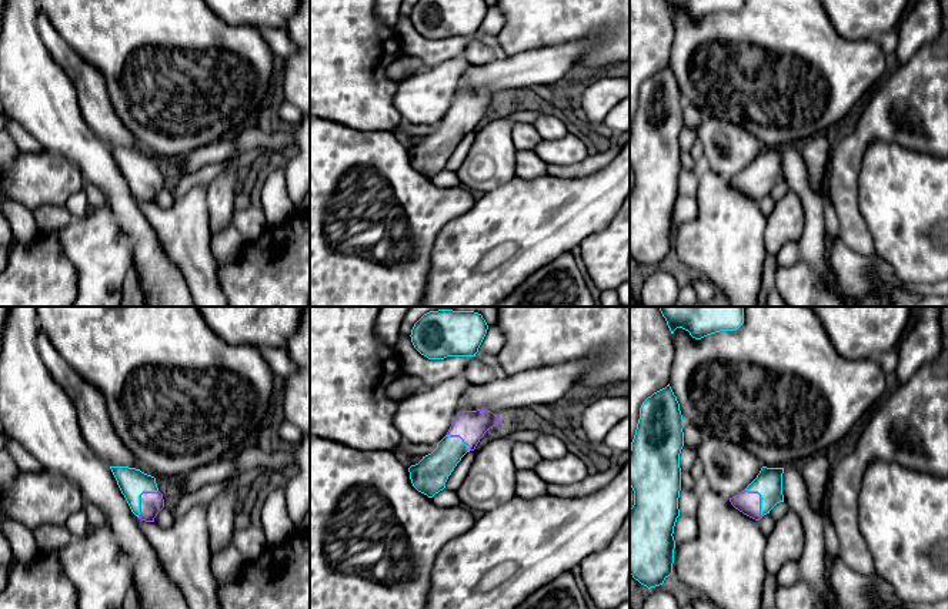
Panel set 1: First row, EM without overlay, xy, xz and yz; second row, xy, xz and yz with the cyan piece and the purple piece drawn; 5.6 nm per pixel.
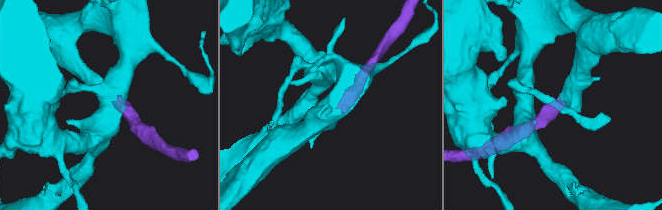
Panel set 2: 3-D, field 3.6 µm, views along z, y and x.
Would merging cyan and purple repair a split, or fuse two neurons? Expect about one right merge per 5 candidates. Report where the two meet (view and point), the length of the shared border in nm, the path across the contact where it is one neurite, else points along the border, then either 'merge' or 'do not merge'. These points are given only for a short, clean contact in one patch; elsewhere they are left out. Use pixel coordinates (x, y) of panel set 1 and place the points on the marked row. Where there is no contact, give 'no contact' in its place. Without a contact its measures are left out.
meets cyan in xy at (139, 498); contact 200 nm long; runs through xy (133, 482), (139, 488), (139, 498), (150, 502); merge

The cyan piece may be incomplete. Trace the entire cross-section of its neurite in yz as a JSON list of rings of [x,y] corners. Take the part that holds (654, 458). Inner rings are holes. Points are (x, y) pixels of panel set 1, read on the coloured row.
[[[670,384],[642,402],[630,449],[630,486],[634,491],[634,505],[630,509],[630,573],[648,589],[662,585],[672,573],[672,533],[680,516],[682,428],[680,404]]]

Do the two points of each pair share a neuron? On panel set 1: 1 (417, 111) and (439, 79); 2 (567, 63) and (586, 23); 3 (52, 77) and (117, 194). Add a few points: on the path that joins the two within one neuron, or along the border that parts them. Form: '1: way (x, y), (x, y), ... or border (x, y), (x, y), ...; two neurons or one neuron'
1: way (420, 103), (436, 87); one neuron
2: border (597, 40), (576, 40), (544, 49); two neurons
3: way (52, 106), (53, 119), (97, 166); one neuron

